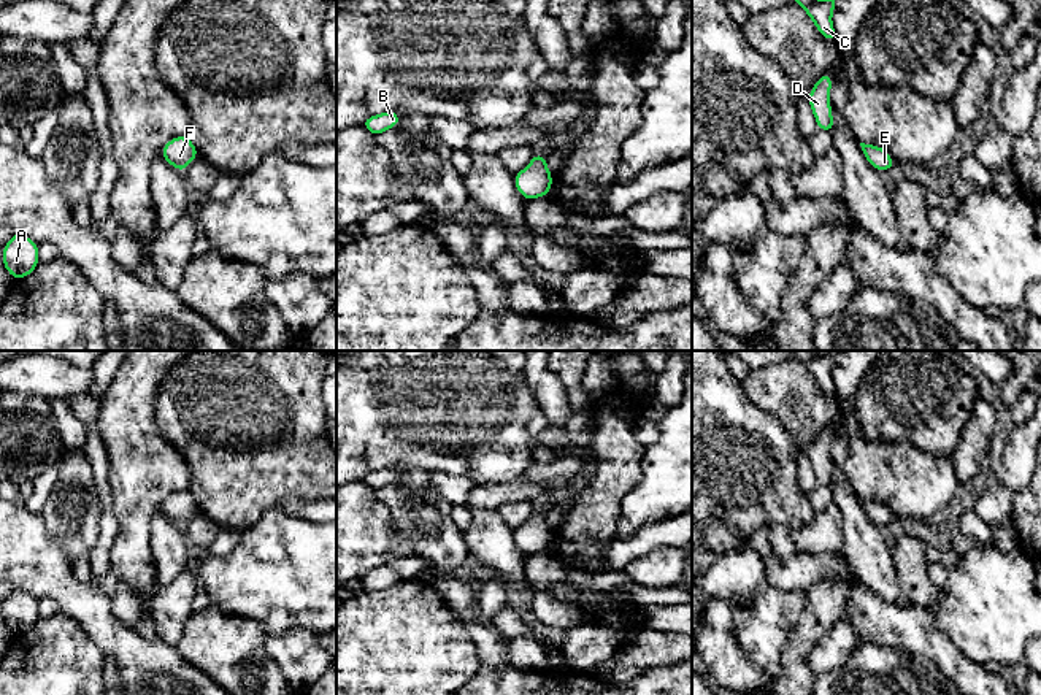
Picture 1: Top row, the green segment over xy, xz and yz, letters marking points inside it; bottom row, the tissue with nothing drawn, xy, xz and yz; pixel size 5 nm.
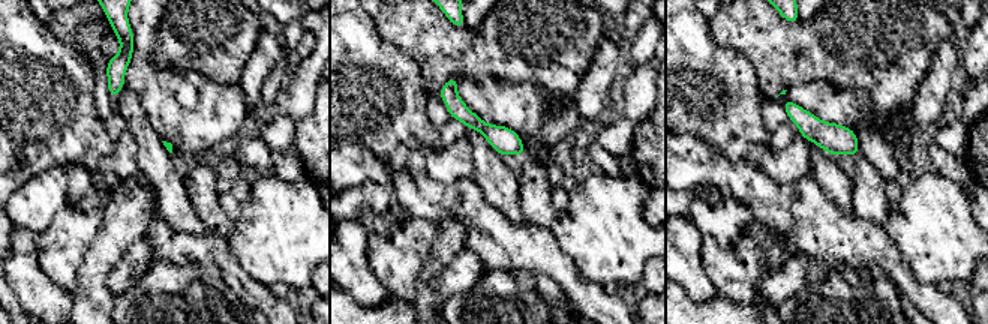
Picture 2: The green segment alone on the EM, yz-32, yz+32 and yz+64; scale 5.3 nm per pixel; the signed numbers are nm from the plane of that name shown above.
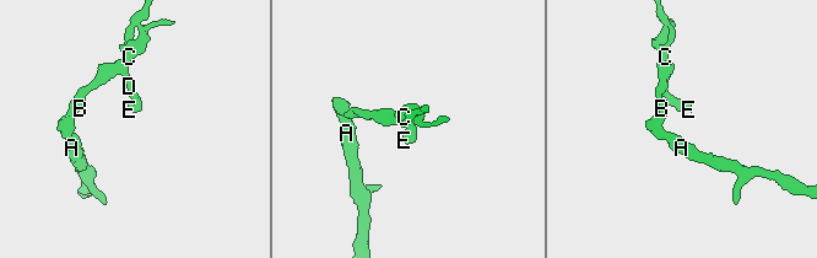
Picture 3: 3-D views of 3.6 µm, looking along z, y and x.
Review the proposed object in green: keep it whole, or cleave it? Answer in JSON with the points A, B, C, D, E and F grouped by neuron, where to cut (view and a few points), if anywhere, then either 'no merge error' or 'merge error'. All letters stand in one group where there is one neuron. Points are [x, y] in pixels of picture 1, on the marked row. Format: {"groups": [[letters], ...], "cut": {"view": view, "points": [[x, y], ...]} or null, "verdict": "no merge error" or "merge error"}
{"groups": [["A", "B", "C", "D", "E", "F"]], "cut": null, "verdict": "no merge error"}

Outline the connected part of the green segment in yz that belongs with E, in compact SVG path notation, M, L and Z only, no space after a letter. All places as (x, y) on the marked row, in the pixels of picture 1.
M860 143L860 146L863 156L866 157L866 160L874 170L893 170L892 157L885 149L865 143Z

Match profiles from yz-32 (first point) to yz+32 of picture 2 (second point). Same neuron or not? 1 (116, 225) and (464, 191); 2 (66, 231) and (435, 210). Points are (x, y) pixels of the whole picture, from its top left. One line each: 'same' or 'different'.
1: different
2: different

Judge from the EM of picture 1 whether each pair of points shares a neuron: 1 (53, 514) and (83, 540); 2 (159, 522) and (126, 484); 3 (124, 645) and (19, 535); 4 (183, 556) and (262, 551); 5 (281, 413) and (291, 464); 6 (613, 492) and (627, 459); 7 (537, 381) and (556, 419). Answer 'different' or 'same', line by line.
1: same
2: different
3: same
4: different
5: same
6: same
7: same

